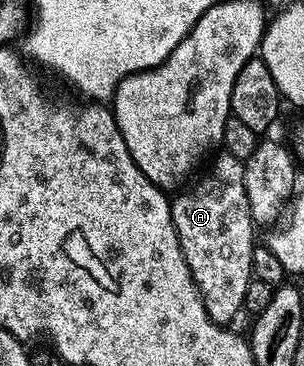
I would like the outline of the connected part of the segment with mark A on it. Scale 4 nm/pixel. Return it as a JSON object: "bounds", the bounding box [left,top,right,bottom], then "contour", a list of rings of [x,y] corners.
{"bounds":[172,152,258,327],"contour":[[[221,152],[221,157],[207,166],[208,174],[193,187],[189,193],[172,201],[174,227],[180,236],[180,247],[184,252],[185,263],[192,272],[193,283],[204,301],[204,307],[213,324],[228,327],[239,314],[243,314],[247,288],[254,278],[252,275],[252,256],[258,247],[258,241],[252,235],[254,222],[252,208],[248,202],[248,192],[244,187],[244,165],[228,152]]]}

